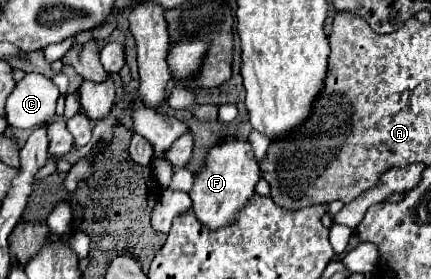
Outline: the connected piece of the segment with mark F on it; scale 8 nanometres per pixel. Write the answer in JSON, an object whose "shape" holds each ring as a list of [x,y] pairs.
{"shape":[[[227,137],[221,143],[213,145],[207,153],[205,165],[195,173],[193,189],[189,197],[193,199],[193,213],[209,229],[219,229],[233,221],[237,211],[247,203],[249,195],[255,193],[255,185],[261,177],[261,169],[253,155],[253,149],[247,139]]]}

